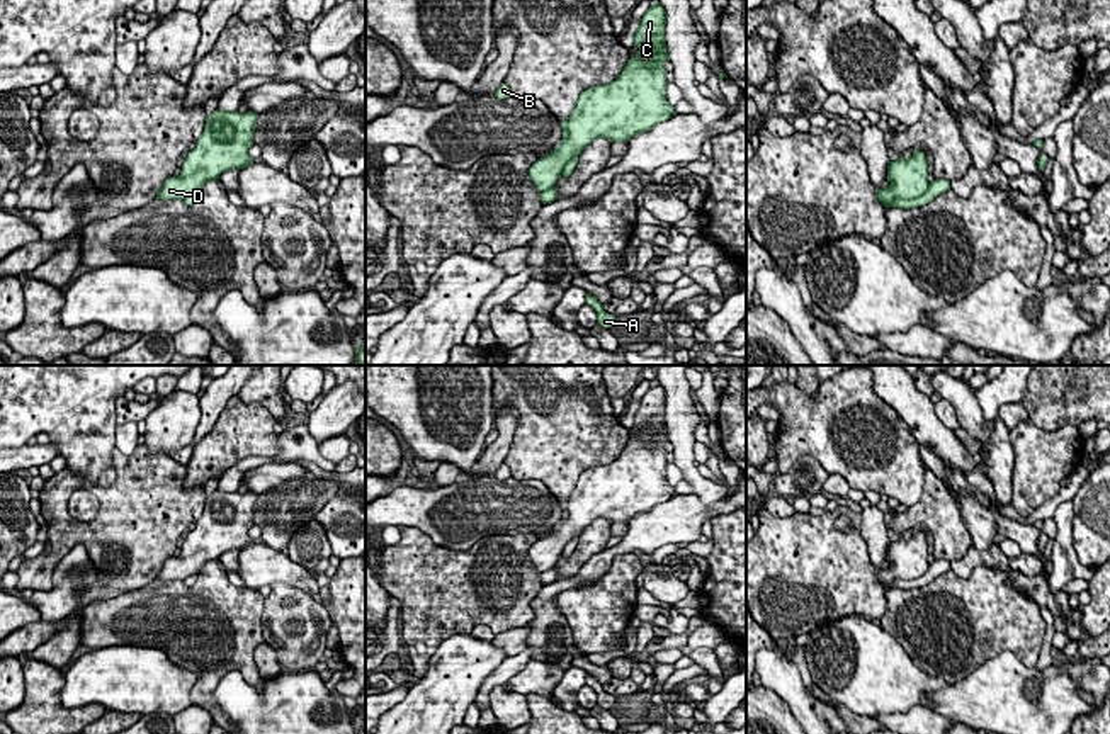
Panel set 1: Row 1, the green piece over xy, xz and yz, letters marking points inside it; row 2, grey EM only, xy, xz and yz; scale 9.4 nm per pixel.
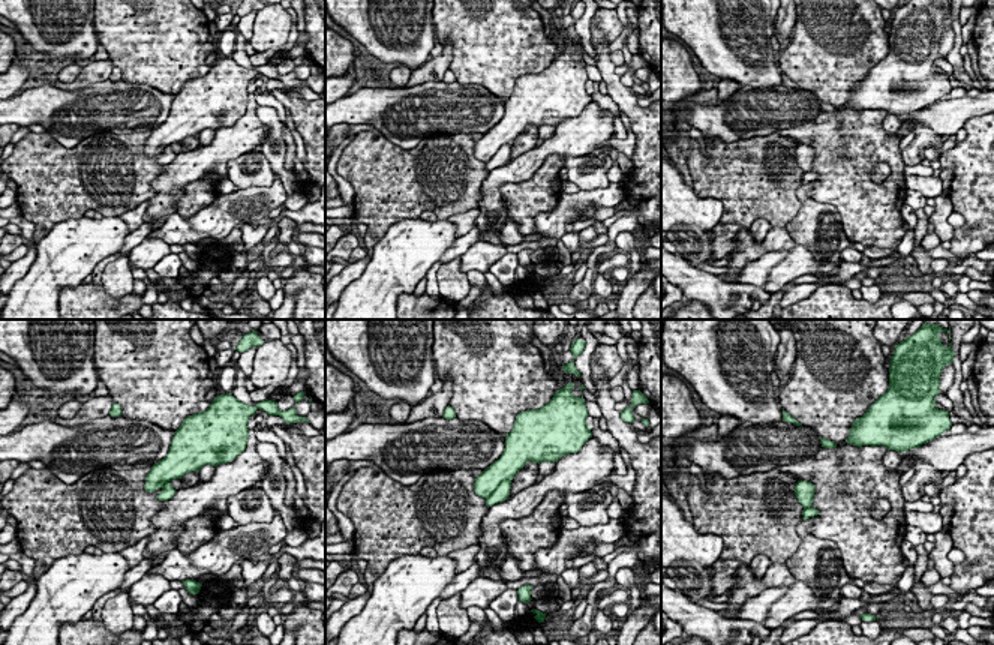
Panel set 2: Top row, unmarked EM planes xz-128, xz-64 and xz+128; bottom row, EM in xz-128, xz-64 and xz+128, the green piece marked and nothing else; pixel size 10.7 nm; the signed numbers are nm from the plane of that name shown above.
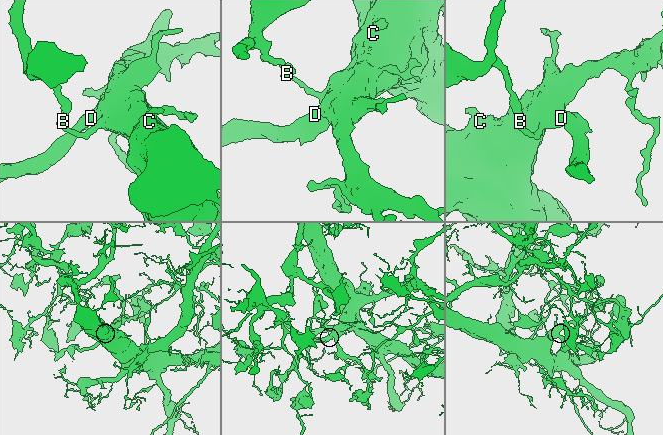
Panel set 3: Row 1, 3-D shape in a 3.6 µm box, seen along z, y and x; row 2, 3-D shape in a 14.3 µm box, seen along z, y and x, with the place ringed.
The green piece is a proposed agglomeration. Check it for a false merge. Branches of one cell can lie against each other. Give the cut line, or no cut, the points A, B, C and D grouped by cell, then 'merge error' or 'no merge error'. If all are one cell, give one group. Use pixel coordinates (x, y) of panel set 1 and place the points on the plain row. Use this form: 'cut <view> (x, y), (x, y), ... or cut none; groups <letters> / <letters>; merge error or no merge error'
cut yz (930, 564), (920, 576), (896, 578), (888, 587); groups A C D / B; merge error

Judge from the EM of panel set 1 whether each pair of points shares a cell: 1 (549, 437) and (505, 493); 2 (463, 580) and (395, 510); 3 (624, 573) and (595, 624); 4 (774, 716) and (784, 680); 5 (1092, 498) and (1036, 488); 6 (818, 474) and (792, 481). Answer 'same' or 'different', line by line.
1: different
2: different
3: same
4: different
5: different
6: same

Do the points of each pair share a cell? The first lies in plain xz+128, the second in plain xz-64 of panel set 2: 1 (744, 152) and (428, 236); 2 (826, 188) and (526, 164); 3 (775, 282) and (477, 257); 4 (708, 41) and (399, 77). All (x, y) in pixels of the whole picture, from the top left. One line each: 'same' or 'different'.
1: different
2: different
3: same
4: different

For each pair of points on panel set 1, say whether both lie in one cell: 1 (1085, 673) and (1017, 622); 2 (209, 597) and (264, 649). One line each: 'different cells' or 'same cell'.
1: different cells
2: different cells

